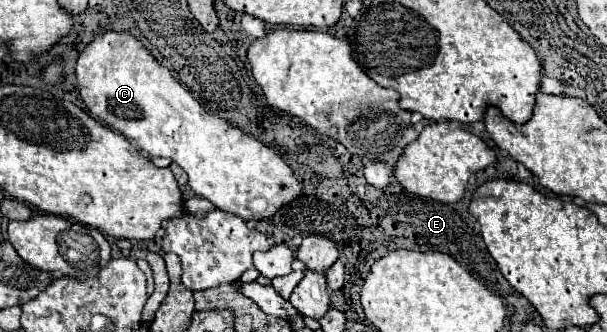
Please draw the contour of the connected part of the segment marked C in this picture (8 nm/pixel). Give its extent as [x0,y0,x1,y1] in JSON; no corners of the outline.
[76,32,302,222]

